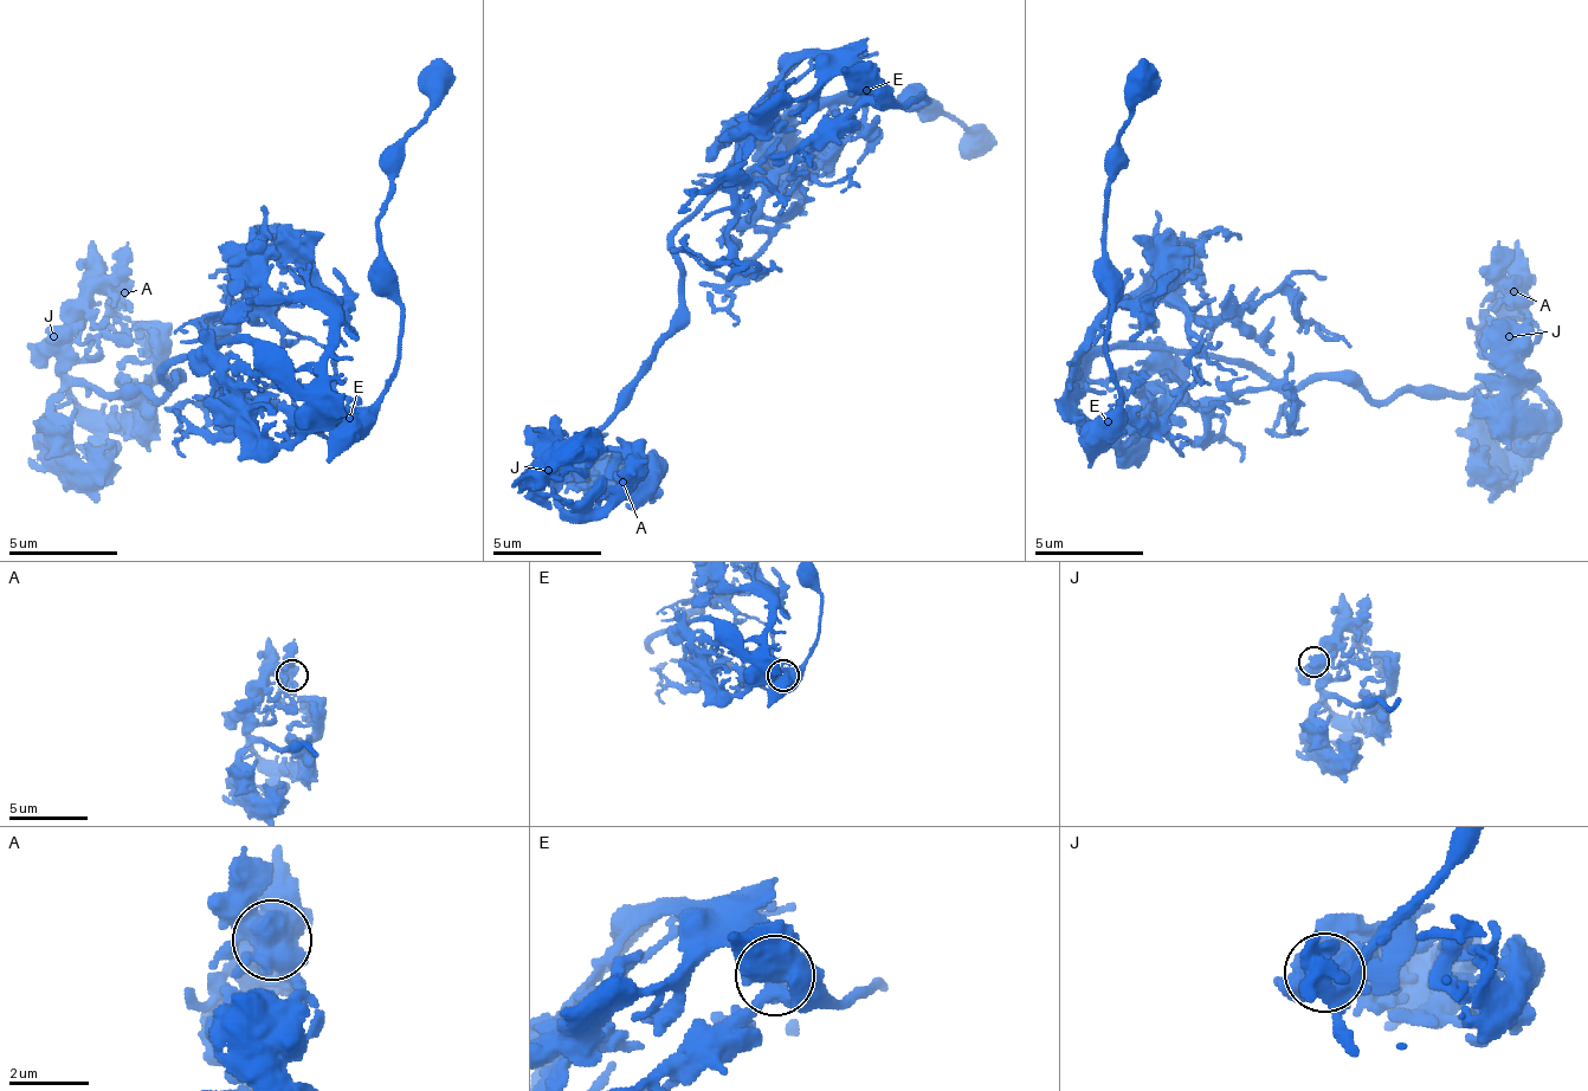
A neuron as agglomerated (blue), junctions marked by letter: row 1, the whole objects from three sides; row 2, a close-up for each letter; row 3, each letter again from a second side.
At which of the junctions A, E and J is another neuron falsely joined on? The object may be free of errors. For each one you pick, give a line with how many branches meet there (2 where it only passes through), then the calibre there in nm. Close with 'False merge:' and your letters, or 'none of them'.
E: branches 4; calibre 550 nm
False merge: E

